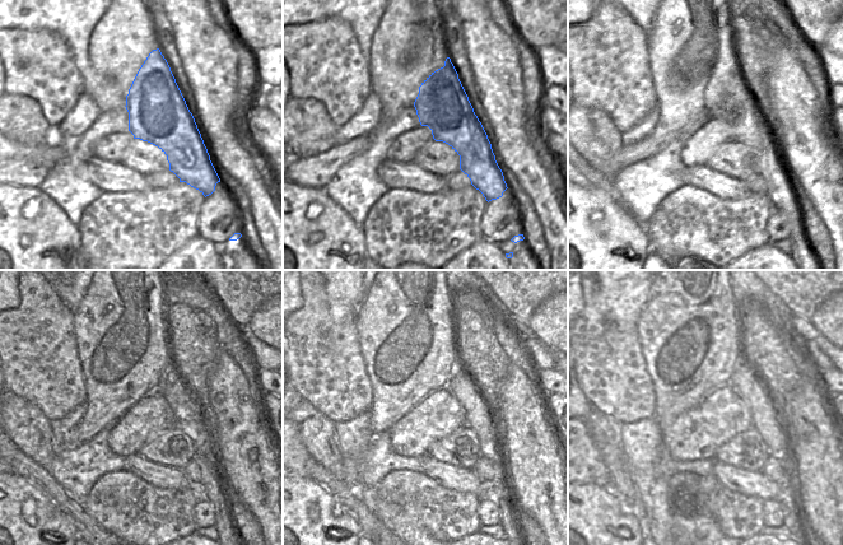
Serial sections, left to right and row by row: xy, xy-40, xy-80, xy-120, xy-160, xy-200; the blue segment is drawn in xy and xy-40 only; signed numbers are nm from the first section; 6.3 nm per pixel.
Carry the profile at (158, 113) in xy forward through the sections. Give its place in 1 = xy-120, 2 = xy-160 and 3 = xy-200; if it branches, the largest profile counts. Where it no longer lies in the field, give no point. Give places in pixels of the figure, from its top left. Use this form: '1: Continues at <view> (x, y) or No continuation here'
1: Continues at xy-120 (212, 488)
2: Continues at xy-160 (508, 518)
3: Continues at xy-200 (792, 521)

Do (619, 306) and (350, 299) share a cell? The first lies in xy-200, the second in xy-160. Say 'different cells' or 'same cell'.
same cell

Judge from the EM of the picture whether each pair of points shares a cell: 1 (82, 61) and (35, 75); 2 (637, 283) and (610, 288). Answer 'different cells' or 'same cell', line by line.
1: different cells
2: same cell

